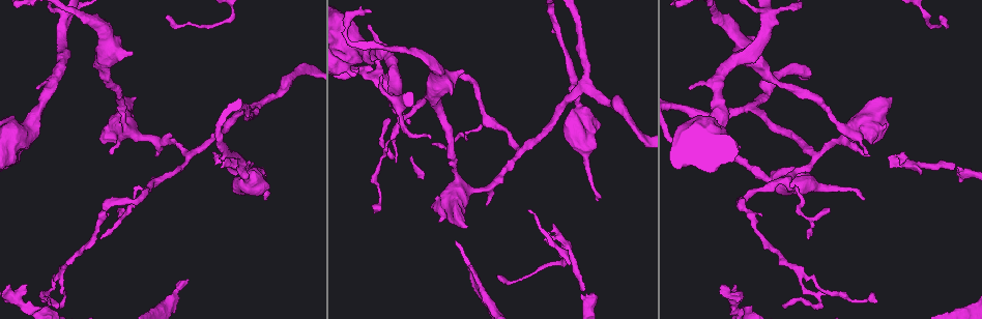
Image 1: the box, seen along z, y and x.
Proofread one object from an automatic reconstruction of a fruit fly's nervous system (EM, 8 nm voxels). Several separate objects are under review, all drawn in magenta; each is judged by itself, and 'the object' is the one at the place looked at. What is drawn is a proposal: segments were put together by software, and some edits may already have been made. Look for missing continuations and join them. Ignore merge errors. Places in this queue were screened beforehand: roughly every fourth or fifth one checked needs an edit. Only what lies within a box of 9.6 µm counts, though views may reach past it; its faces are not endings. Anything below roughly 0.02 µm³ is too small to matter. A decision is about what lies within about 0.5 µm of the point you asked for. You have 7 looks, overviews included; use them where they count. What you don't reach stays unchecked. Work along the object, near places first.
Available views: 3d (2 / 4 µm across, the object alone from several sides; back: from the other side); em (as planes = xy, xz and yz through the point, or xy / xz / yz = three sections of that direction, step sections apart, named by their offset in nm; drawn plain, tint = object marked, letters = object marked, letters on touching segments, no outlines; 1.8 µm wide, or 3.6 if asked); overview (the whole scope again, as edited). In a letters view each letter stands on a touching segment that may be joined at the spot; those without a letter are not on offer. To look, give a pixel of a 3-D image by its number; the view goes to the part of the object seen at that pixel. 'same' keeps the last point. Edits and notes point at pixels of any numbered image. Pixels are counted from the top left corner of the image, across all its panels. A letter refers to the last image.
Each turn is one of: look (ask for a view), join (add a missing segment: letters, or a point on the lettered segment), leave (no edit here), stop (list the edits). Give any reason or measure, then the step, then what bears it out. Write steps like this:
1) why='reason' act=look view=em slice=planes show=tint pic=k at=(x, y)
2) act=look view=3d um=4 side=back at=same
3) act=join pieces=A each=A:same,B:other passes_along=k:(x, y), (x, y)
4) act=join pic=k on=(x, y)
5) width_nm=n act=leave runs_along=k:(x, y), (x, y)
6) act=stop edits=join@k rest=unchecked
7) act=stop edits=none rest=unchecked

why='branch stops here' act=look view=3d um=4 pic=1 at=(953, 168)

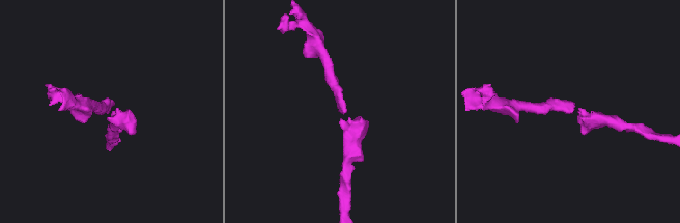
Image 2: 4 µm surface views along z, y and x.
why='shape alone is not enough' act=look view=em slice=xz step=8 show=tint pic=2 at=(107, 113)

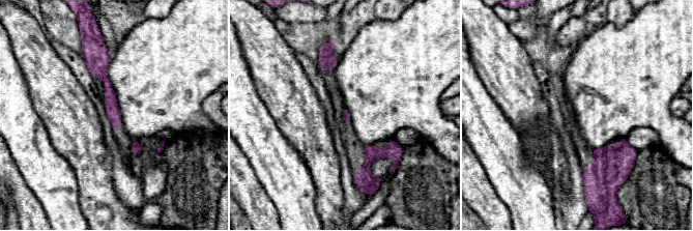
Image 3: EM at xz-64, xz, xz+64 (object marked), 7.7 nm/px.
why='cut it another way' act=look view=em slice=planes show=letters at=same

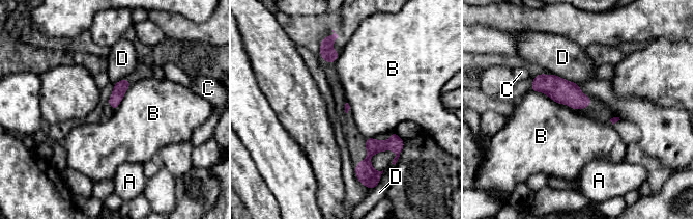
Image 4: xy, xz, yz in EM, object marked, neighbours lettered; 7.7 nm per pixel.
act=leave each=A:other,B:other,C:other,D:other border=4:(530, 89), (542, 91), (560, 104) found='none of them fits'

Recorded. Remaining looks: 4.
why='an open end' act=look view=3d um=4 pic=1 at=(109, 153)

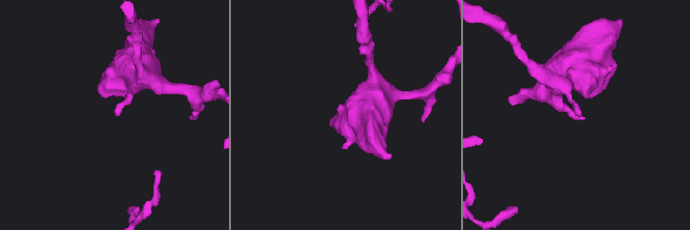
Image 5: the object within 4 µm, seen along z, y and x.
why='need the tissue' act=look view=em slice=xz step=8 show=tint pic=5 at=(115, 115)

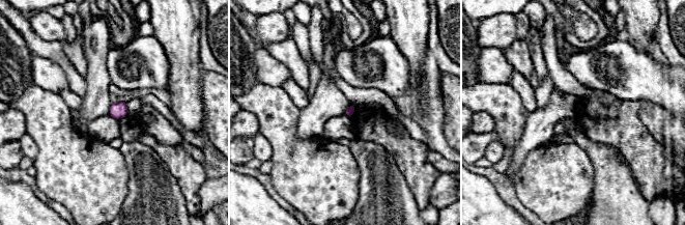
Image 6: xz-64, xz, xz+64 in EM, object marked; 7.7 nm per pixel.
act=look view=em slice=planes show=letters at=same

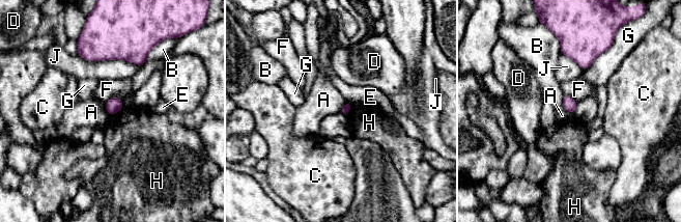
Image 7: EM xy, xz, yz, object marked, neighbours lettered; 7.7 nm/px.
act=leave each=A:other,B:other,C:other,D:other,E:other,F:other,G:other,H:other,J:other border=7:(562, 104), (573, 114) found='no lettered segment goes on from it'

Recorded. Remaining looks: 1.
act=stop edits=none rest=unchecked

